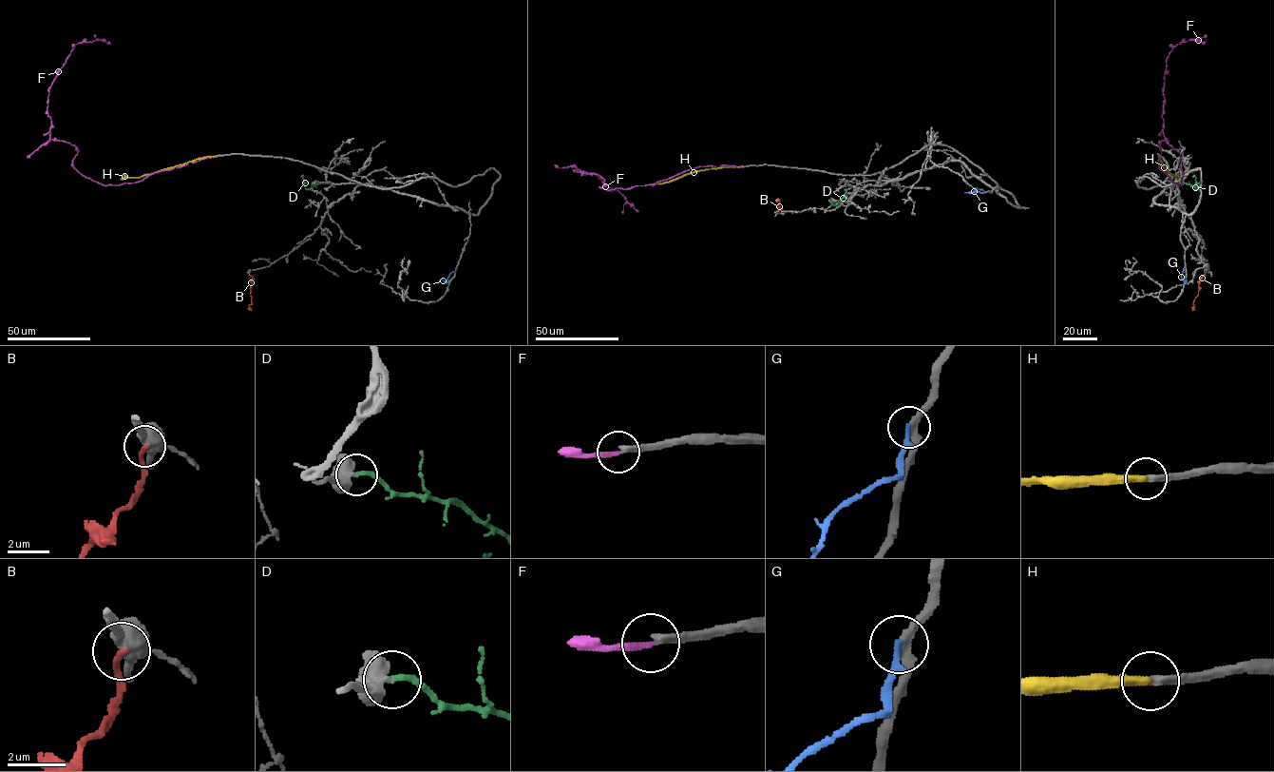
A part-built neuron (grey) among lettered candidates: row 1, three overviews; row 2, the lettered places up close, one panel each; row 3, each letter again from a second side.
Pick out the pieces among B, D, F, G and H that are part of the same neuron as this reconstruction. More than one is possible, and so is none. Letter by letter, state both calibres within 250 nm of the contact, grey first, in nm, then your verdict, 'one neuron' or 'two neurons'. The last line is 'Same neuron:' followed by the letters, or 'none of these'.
B: calibres 480 and 220 nm; two neurons
D: calibres 240 and 200 nm; one neuron
F: calibres 320 and 240 nm; two neurons
G: calibres 280 and 240 nm; two neurons
H: calibres 340 and 400 nm; one neuron
Same neuron: D, H

